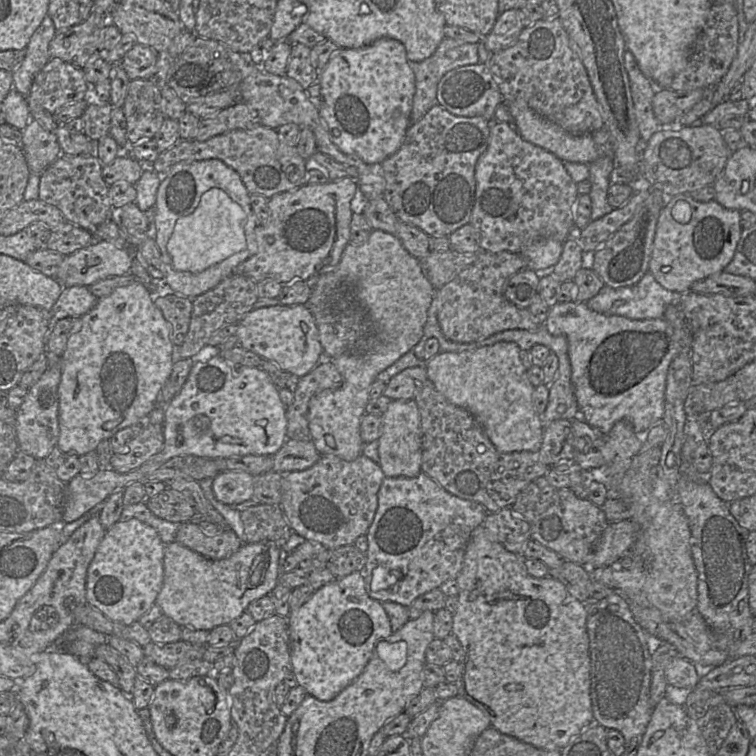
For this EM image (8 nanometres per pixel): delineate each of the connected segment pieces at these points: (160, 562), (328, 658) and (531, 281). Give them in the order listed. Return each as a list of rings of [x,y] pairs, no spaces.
[[[136,518],[116,522],[106,531],[88,567],[87,603],[111,621],[124,625],[138,621],[162,589],[165,546],[153,527]]]
[[[360,571],[337,578],[315,590],[303,605],[290,612],[287,621],[292,671],[298,685],[302,686],[307,694],[321,701],[333,700],[352,683],[362,673],[377,643],[392,634],[386,611],[381,602],[368,595],[363,572]]]
[[[523,269],[509,278],[504,289],[506,299],[516,307],[525,309],[532,302],[532,298],[538,292],[540,278],[530,269]]]

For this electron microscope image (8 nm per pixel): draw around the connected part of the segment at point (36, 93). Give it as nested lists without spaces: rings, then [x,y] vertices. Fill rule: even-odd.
[[[51,58],[33,80],[30,94],[27,97],[29,110],[30,108],[43,108],[53,114],[62,106],[86,99],[89,84],[81,68],[60,58]]]

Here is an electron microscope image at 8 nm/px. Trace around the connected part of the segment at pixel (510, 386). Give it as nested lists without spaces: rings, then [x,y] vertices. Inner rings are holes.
[[[497,342],[473,351],[439,352],[427,361],[427,378],[452,404],[466,409],[502,453],[540,451],[544,420],[533,404],[534,386],[515,342]]]

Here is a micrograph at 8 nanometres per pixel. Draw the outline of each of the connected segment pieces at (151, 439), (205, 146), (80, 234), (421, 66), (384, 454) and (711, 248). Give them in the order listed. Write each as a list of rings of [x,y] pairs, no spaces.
[[[146,420],[143,422],[143,430],[125,447],[124,453],[112,455],[110,466],[115,471],[133,471],[161,452],[164,444],[163,425],[150,424]]]
[[[263,125],[246,130],[233,130],[204,142],[179,140],[170,149],[158,155],[153,170],[157,174],[167,174],[171,167],[179,162],[209,159],[219,159],[234,169],[240,175],[249,194],[260,194],[268,199],[307,184],[307,160],[301,157],[295,146],[289,146],[280,139],[275,129]]]
[[[68,221],[50,230],[51,234],[46,241],[46,248],[64,256],[87,247],[93,242],[93,236],[89,231]]]
[[[445,37],[436,51],[421,62],[410,62],[415,74],[416,91],[410,116],[411,125],[419,121],[435,105],[437,88],[449,71],[480,63],[478,43],[466,43]]]
[[[414,399],[392,400],[382,414],[378,439],[379,465],[385,477],[413,478],[421,472],[422,440],[418,407]]]
[[[689,194],[668,197],[657,220],[648,271],[665,289],[687,293],[694,282],[723,271],[731,262],[742,232],[740,218],[741,211],[724,208],[715,199],[700,202]]]

